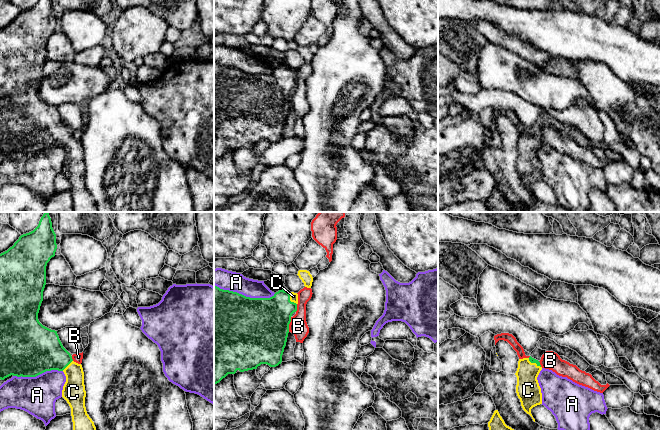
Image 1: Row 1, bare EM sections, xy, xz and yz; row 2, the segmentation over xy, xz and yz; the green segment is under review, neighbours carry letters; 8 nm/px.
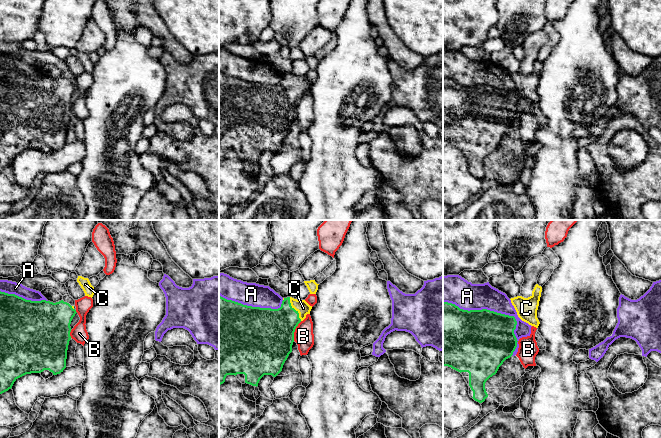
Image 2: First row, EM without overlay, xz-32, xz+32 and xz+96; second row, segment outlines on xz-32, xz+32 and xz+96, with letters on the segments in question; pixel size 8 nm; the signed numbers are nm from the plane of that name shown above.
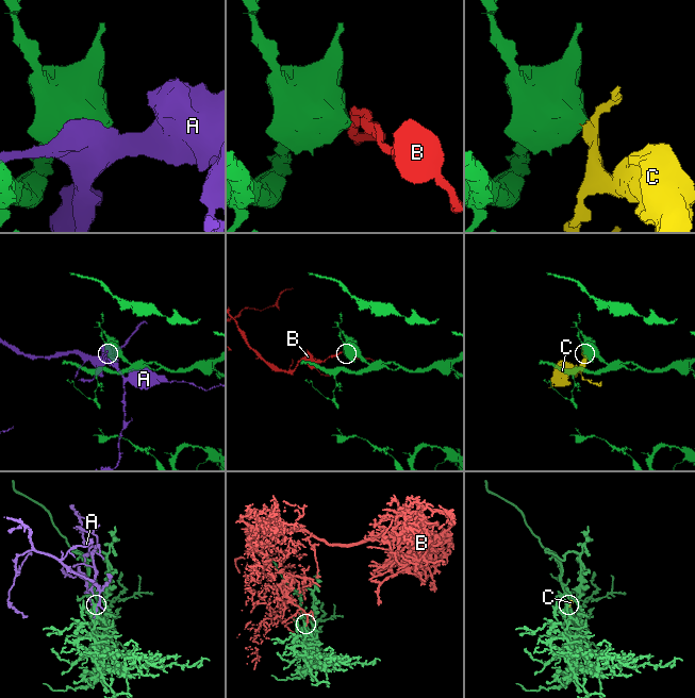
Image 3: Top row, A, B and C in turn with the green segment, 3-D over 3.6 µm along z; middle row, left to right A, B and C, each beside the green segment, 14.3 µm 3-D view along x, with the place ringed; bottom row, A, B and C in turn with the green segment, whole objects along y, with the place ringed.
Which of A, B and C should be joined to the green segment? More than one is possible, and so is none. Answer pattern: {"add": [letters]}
{"add": ["C"]}

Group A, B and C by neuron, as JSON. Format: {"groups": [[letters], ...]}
{"groups": [["A"], ["B"], ["C"]]}

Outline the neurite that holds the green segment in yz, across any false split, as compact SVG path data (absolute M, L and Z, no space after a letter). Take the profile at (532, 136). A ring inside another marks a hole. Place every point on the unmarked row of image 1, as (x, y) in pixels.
M531 132L519 135L515 149L517 153L516 169L520 175L523 186L529 190L533 197L531 185L542 180L542 169L537 153L542 146L540 138Z

